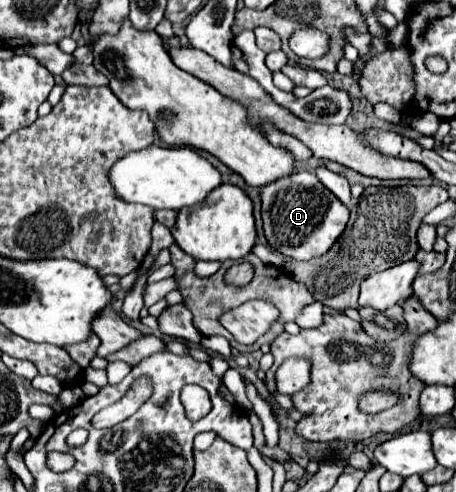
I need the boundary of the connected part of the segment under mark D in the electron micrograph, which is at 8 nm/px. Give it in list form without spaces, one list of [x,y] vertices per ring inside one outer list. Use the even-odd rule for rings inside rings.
[[[301,170],[291,178],[281,178],[273,184],[261,188],[261,216],[263,230],[271,248],[293,260],[309,260],[313,256],[325,254],[339,234],[345,230],[349,220],[349,210],[341,204],[331,190],[327,190],[315,172]]]

